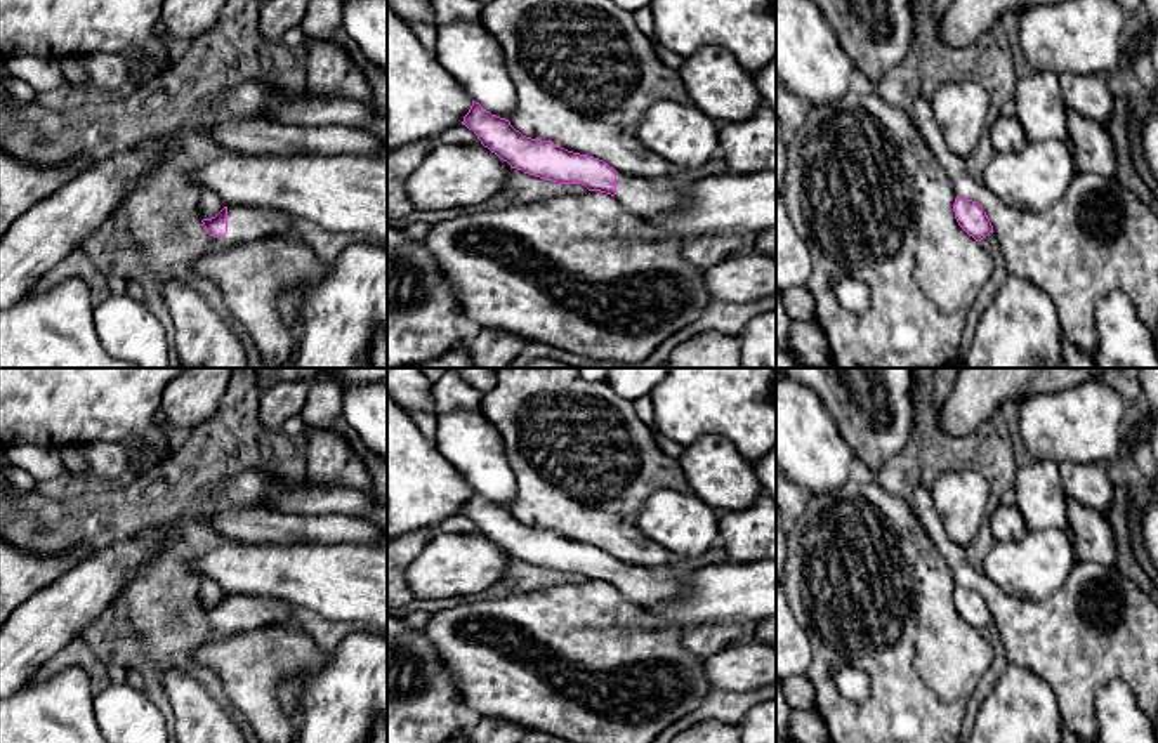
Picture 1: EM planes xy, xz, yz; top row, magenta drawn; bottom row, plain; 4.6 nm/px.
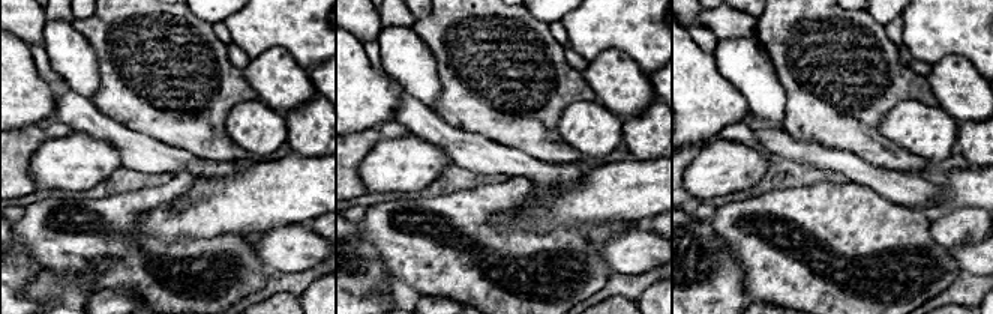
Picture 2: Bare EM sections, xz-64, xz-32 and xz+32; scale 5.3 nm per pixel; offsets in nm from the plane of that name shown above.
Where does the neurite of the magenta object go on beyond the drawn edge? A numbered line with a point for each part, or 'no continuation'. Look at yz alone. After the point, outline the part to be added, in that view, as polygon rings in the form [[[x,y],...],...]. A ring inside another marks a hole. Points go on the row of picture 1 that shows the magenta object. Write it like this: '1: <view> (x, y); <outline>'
1: yz (988, 243); [[[990,233],[986,238],[983,238],[983,240],[979,241],[979,245],[981,245],[991,257],[995,257],[995,255],[1000,253],[1000,247],[998,247],[998,243],[997,243],[995,233]]]

